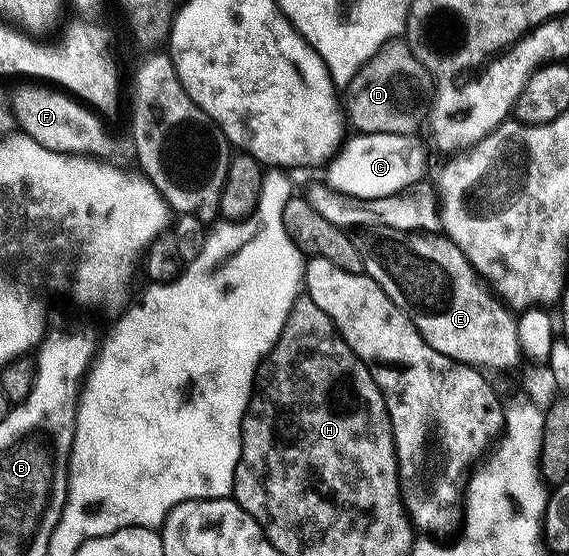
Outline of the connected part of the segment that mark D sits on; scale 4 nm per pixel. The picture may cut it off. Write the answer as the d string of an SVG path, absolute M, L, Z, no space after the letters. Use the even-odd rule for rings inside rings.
M394 40L383 43L375 56L355 72L343 94L343 109L348 125L362 134L416 135L424 122L426 125L434 98L432 74L418 60L408 42Z

